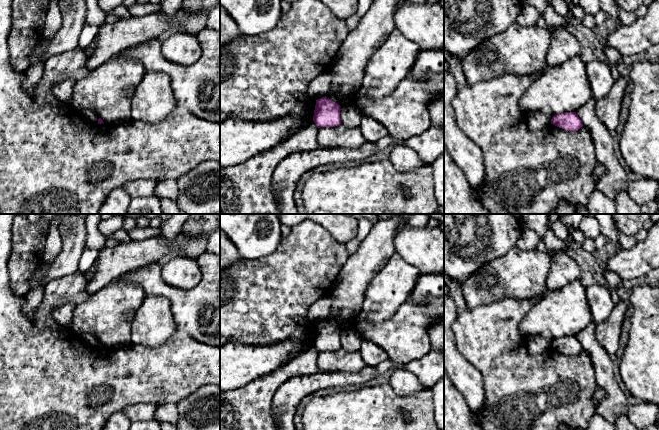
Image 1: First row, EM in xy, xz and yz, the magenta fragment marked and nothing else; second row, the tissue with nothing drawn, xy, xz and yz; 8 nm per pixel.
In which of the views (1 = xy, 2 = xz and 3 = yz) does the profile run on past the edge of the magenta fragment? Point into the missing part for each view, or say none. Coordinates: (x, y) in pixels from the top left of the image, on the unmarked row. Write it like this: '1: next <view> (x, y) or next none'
1: next none
2: next none
3: next none

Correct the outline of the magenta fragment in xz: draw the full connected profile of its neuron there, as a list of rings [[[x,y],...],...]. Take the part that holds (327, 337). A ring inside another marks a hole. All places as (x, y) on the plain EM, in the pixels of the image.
[[[322,321],[316,324],[313,345],[318,352],[335,351],[341,348],[340,329],[329,322]]]

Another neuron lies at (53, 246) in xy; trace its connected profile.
[[[55,216],[50,221],[50,226],[47,233],[46,244],[42,256],[42,262],[50,264],[62,249],[62,239],[59,232],[60,216]]]

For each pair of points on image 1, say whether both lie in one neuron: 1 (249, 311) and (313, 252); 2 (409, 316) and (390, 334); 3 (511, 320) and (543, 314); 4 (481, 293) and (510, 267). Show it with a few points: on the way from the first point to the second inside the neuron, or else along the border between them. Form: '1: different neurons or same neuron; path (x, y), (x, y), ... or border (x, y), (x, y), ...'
1: same neuron; path (265, 300), (297, 268)
2: same neuron; path (405, 321), (395, 331)
3: different neurons; border (537, 300), (520, 324), (520, 333), (526, 340)
4: same neuron; path (486, 285), (497, 280), (502, 275)

